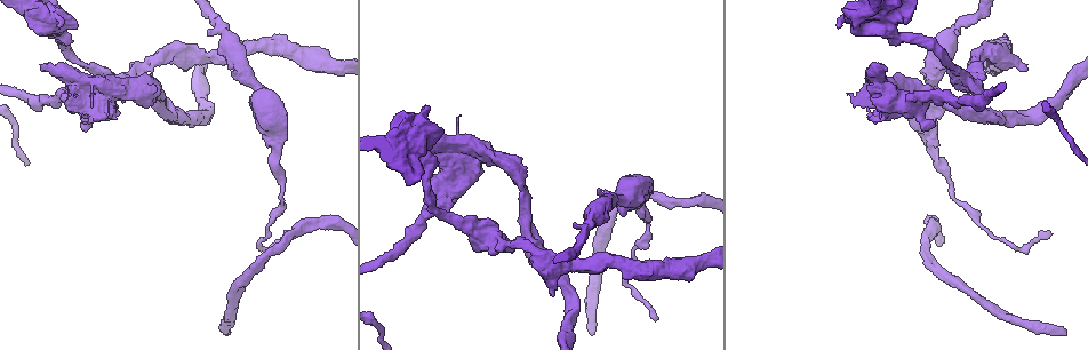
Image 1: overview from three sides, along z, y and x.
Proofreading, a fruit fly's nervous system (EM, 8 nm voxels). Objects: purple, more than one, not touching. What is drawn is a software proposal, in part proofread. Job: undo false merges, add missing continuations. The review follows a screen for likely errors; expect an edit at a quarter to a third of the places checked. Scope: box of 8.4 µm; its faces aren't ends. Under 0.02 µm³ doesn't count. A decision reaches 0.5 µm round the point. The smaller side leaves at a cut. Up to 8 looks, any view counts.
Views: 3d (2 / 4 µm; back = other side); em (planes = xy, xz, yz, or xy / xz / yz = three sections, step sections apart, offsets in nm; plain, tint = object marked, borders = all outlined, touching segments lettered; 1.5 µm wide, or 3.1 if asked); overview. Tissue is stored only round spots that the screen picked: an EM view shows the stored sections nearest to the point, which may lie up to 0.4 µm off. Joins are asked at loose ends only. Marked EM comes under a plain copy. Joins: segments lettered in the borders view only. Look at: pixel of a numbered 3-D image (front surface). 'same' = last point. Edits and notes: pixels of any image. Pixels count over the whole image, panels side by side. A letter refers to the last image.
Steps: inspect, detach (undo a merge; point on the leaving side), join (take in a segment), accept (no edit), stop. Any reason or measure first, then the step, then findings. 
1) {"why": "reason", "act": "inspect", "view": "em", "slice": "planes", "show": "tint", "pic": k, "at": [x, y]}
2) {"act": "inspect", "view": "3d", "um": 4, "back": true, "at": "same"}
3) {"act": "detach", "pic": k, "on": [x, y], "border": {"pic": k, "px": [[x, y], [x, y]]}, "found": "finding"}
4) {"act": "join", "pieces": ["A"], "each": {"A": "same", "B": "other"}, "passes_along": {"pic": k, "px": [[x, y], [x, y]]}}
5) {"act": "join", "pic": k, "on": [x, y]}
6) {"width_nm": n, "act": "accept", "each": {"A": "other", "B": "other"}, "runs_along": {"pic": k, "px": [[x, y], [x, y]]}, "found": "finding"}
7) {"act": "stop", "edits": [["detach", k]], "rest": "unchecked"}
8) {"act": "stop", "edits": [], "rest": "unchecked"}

{"why": "a narrow waist", "act": "inspect", "view": "em", "slice": "planes", "show": "borders", "pic": 1, "at": [148, 61]}

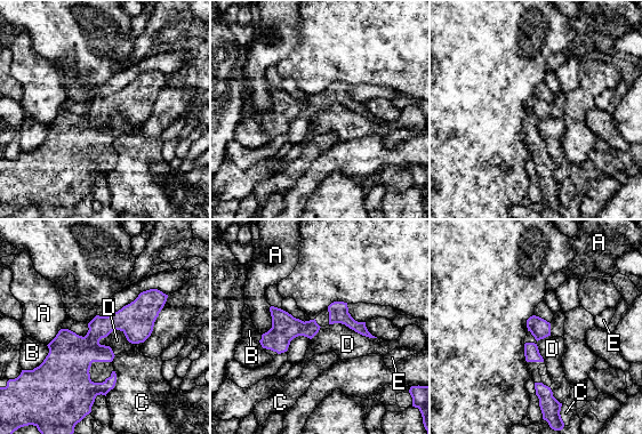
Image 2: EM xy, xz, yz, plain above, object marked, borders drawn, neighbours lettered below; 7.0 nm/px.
{"longest_contact_nm": ["D", 360], "act": "accept", "each": {"A": "other", "B": "other", "C": "other", "D": "other", "E": "other"}, "runs_along": {"pic": 2, "px": [[157, 292], [82, 353], [88, 396]]}, "found": "one cell here"}

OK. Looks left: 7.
{"why": "branch stops here", "act": "inspect", "view": "3d", "um": 2, "pic": 1, "at": [1052, 233]}

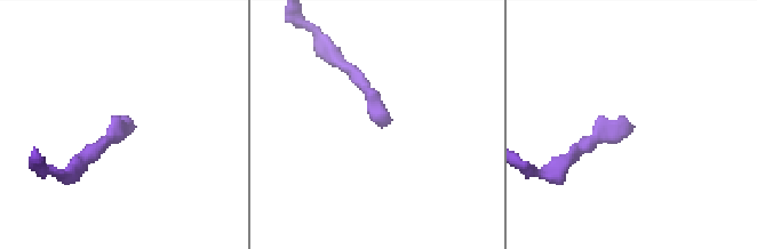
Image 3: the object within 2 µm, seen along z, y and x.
{"act": "inspect", "view": "em", "slice": "planes", "show": "borders", "pic": 3, "at": [128, 130]}

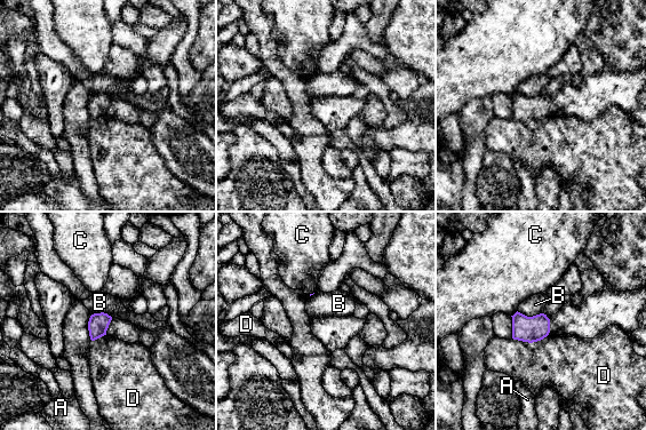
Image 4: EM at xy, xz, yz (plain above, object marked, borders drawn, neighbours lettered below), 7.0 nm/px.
{"act": "accept", "each": {"A": "other", "B": "other", "C": "other", "D": "other"}, "found": "no lettered segment goes on from it"}

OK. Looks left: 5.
{"act": "inspect", "view": "3d", "um": 4, "back": true, "pic": 1, "at": [1063, 335]}

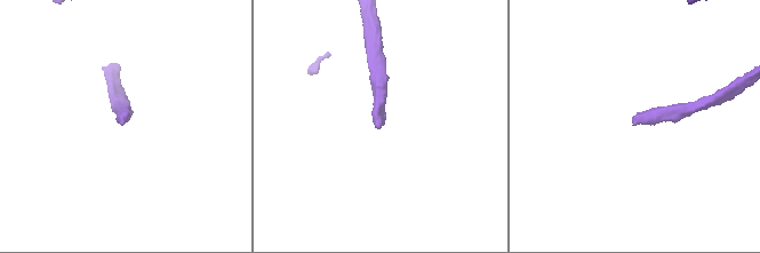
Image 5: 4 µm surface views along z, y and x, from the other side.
{"act": "inspect", "view": "em", "slice": "xz", "step": 8, "show": "tint", "pic": 5, "at": [635, 124]}

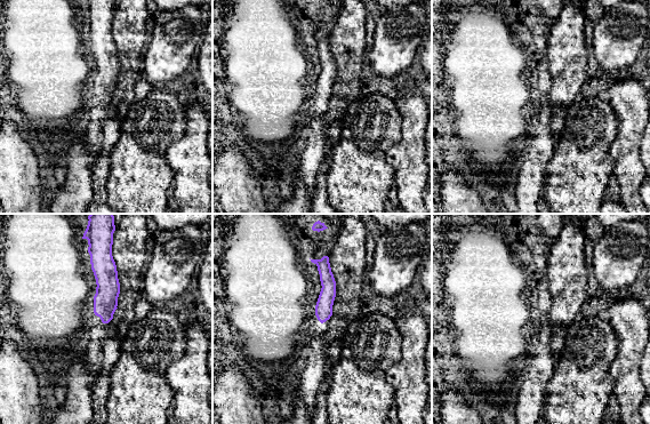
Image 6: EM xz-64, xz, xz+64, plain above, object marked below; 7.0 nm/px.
{"why": "another direction", "act": "inspect", "view": "em", "slice": "planes", "show": "borders", "at": "same"}

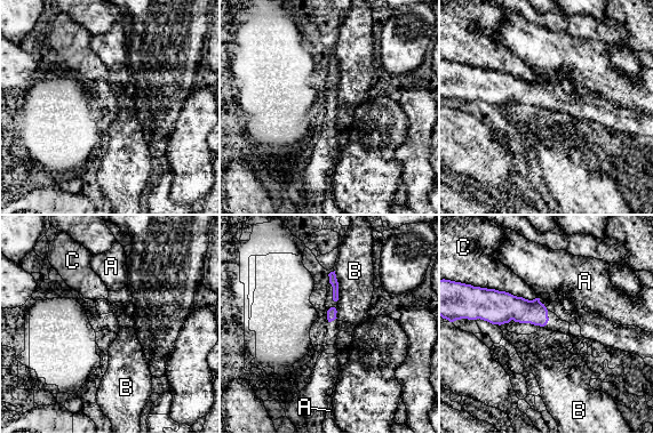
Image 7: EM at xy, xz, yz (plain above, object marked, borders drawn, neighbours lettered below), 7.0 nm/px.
{"act": "accept", "each": {"A": "other", "B": "other", "C": "other"}, "border": {"pic": 7, "px": [[334, 270], [339, 289]]}, "found": "no lettered segment goes on from it"}

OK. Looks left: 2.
{"act": "stop", "edits": [], "rest": "unchecked"}

